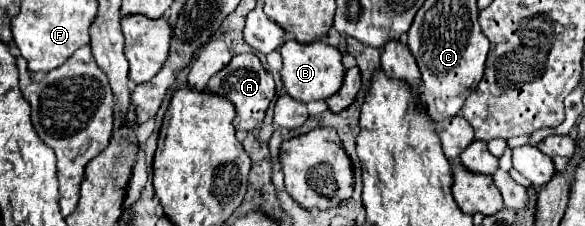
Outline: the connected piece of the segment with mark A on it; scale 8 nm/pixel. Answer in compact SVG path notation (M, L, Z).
M237 54L231 58L231 62L221 72L217 72L209 80L207 92L231 100L235 104L235 110L237 110L235 128L239 132L251 132L251 130L261 126L265 112L267 112L267 108L275 96L275 84L273 84L271 74L263 68L261 60L255 54Z

